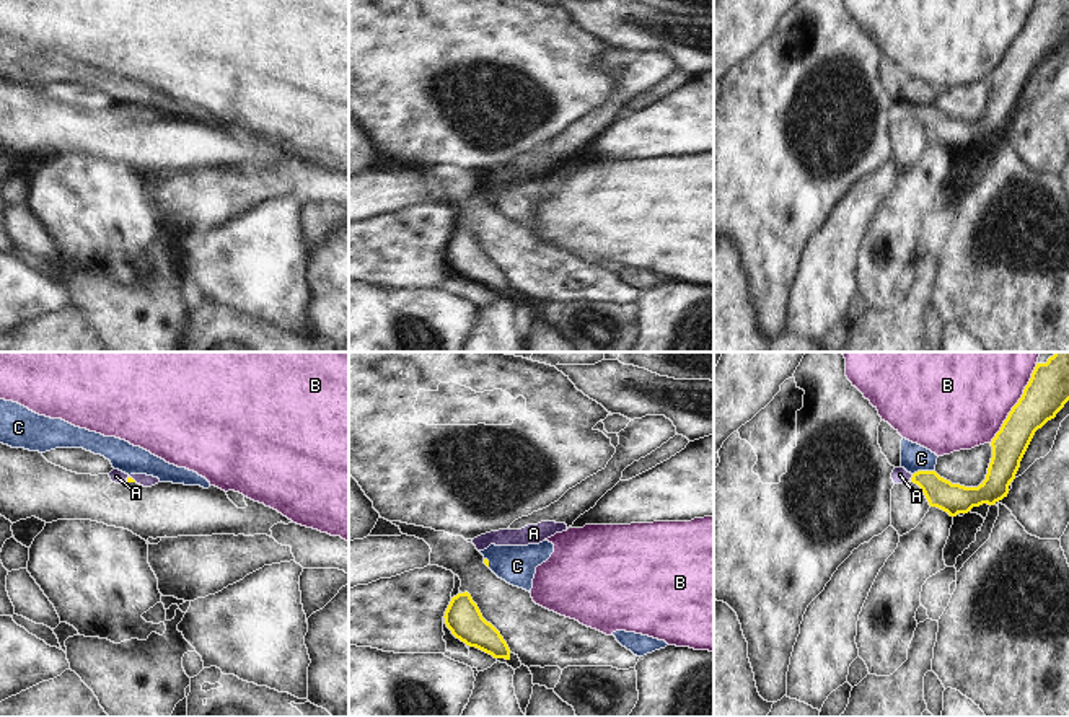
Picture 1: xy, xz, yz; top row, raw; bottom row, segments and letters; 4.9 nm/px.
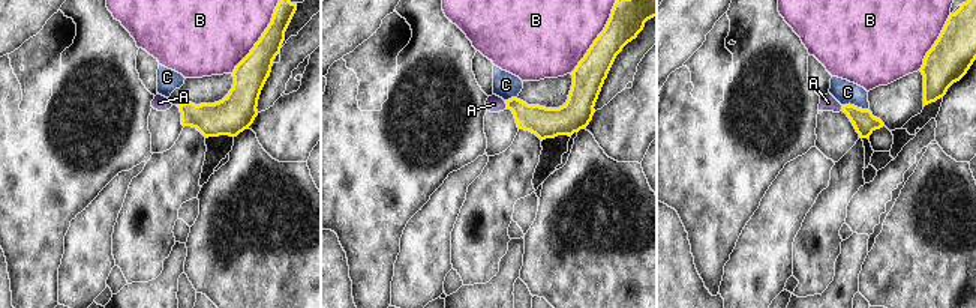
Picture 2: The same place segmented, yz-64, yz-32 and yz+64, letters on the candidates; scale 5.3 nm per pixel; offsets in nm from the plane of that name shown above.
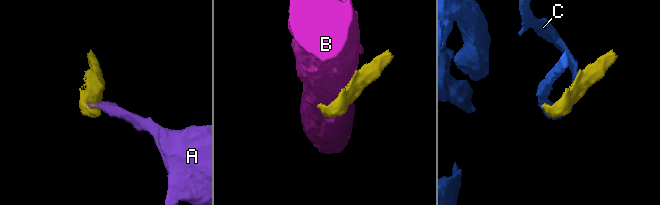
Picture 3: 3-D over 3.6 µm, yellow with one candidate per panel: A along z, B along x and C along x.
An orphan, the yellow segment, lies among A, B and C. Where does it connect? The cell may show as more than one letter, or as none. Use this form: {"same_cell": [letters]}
{"same_cell": ["A"]}

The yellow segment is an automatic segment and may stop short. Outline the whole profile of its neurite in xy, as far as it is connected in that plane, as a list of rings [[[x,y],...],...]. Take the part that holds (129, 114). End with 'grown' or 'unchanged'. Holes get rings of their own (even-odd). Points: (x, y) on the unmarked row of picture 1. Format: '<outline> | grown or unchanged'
[[[112,104],[109,108],[109,112],[116,119],[137,117],[137,119],[140,119],[143,122],[152,122],[152,121],[160,117],[160,114],[153,112],[153,111],[147,111],[147,109],[130,109],[129,111],[129,109],[125,109],[125,108],[119,106],[119,104]]] | grown

